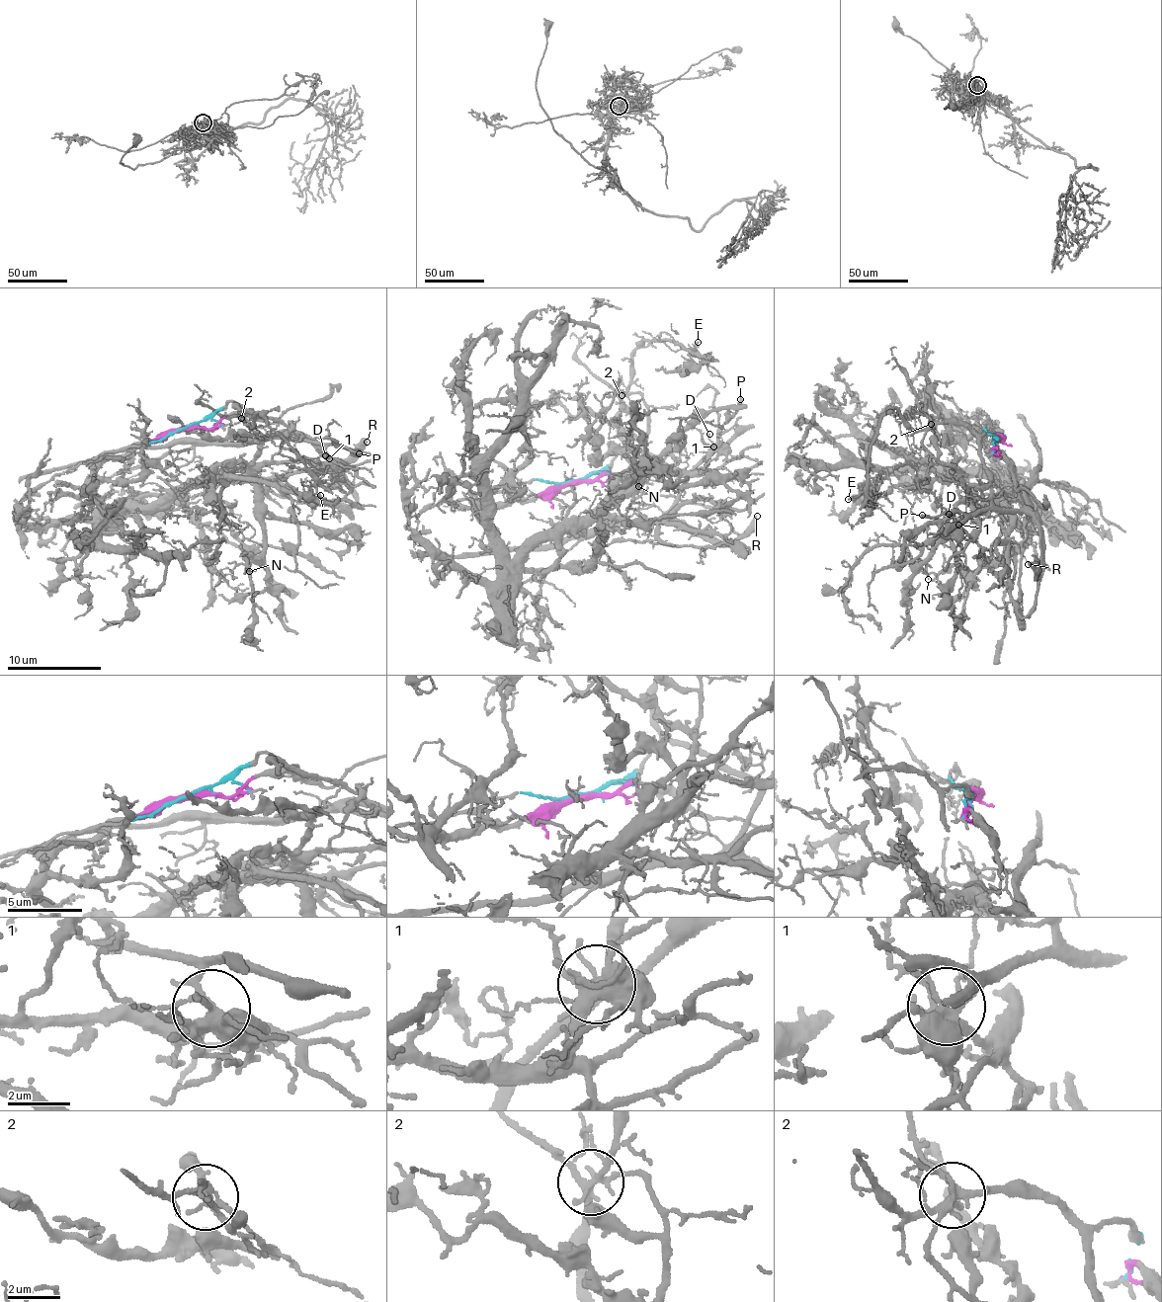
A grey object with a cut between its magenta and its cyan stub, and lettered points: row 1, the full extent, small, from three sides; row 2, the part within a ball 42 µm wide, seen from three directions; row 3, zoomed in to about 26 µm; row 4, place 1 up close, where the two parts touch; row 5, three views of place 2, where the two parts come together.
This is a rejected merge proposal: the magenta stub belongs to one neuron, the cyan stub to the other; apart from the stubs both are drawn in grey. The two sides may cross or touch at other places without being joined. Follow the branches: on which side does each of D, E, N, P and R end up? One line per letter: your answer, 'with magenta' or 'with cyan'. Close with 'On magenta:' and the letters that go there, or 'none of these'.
D: with cyan
E: with cyan
N: with magenta
P: with cyan
R: with cyan
On magenta: N

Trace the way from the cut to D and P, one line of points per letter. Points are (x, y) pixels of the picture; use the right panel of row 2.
D: (995, 439), (990, 432), (979, 445), (980, 459), (990, 479), (991, 505), (959, 526), (948, 513)
P: (995, 439), (990, 432), (981, 439), (980, 459), (990, 479), (989, 508), (973, 517), (955, 511), (921, 515)

